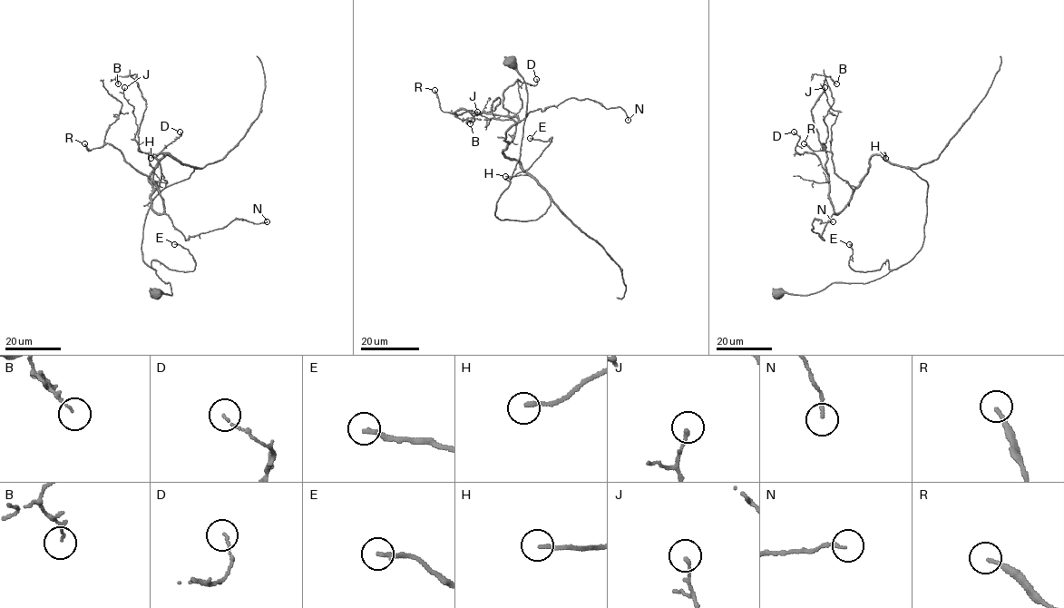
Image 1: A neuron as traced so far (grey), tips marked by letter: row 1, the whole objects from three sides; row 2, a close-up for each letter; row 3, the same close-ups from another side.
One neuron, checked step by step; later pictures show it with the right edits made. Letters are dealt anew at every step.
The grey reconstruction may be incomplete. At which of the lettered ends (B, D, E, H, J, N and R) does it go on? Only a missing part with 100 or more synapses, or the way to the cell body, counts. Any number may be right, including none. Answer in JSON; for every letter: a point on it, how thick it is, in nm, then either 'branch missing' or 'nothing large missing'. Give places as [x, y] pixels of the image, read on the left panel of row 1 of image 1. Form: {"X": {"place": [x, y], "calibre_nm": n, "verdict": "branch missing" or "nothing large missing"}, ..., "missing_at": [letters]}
{"B": {"place": [118, 83], "calibre_nm": 60, "verdict": "nothing large missing"}, "D": {"place": [180, 132], "calibre_nm": 70, "verdict": "nothing large missing"}, "E": {"place": [174, 244], "calibre_nm": 200, "verdict": "nothing large missing"}, "H": {"place": [151, 158], "calibre_nm": 170, "verdict": "nothing large missing"}, "J": {"place": [124, 87], "calibre_nm": 130, "verdict": "nothing large missing"}, "N": {"place": [267, 221], "calibre_nm": 120, "verdict": "nothing large missing"}, "R": {"place": [84, 143], "calibre_nm": 170, "verdict": "nothing large missing"}, "missing_at": []}

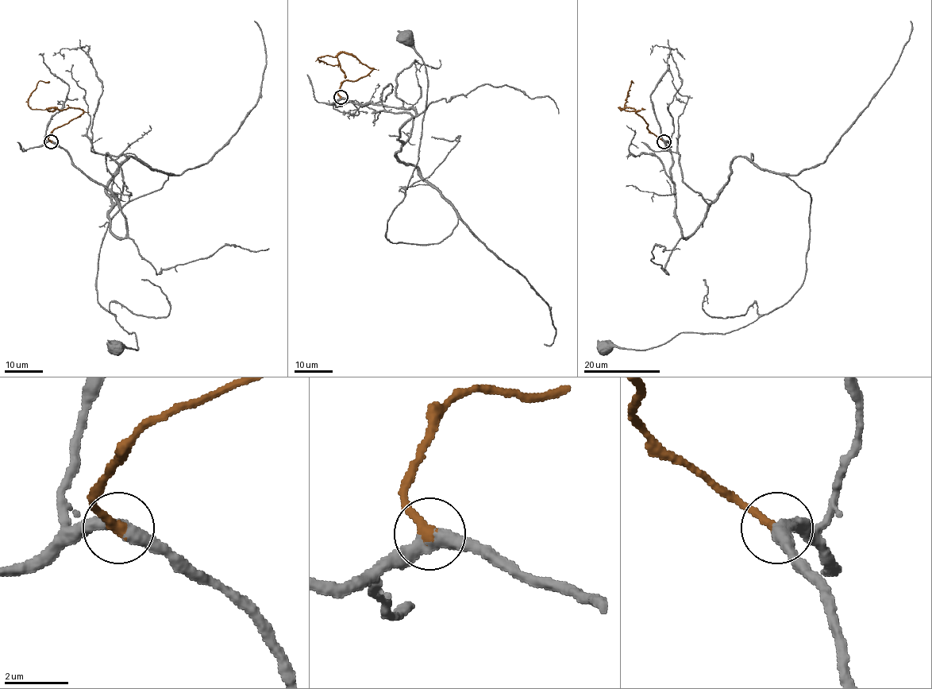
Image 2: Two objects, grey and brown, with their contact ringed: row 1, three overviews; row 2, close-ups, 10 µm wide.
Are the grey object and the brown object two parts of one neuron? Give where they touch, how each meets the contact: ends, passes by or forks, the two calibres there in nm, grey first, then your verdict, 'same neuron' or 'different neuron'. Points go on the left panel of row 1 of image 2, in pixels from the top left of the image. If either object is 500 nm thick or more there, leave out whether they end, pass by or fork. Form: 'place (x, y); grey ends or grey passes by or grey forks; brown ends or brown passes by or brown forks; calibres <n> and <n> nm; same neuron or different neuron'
place (51, 141); grey passes by; brown ends; calibres 400 and 360 nm; same neuron

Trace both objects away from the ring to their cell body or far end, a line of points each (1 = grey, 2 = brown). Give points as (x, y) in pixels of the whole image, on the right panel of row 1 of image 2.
1: (664, 141), (683, 237), (734, 158), (808, 192), (804, 280), (779, 307), (724, 334), (602, 346)
2: (664, 141), (648, 129), (648, 124), (633, 108), (619, 108), (624, 110), (631, 83)

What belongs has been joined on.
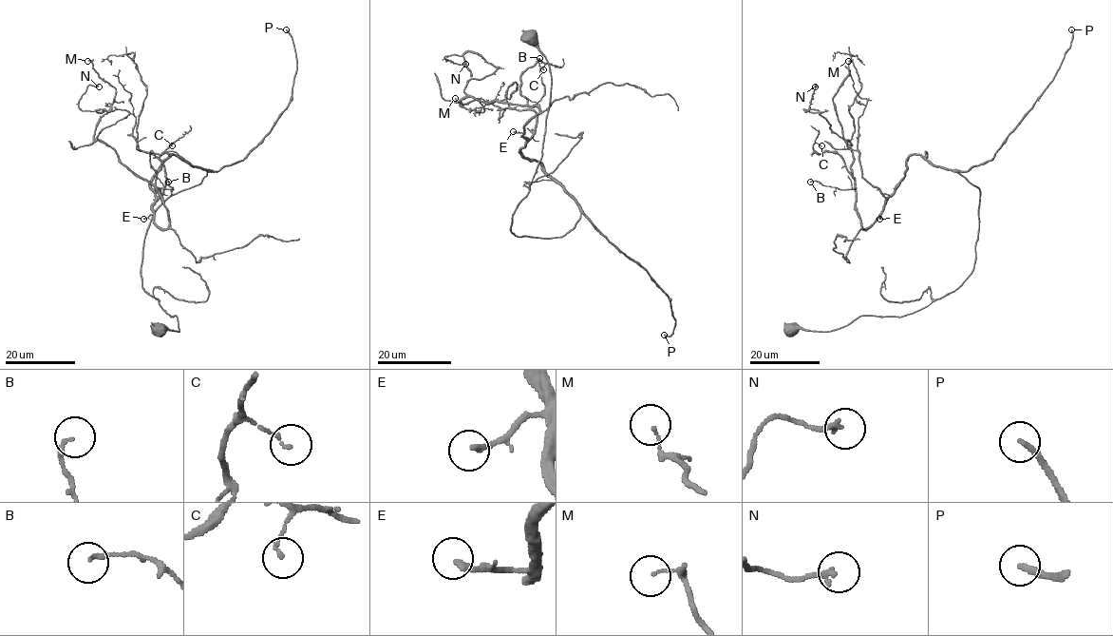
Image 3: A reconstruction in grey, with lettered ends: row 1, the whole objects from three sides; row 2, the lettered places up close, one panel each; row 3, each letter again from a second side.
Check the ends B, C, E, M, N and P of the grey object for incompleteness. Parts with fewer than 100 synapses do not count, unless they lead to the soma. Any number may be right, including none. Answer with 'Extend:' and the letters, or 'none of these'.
Extend: P

